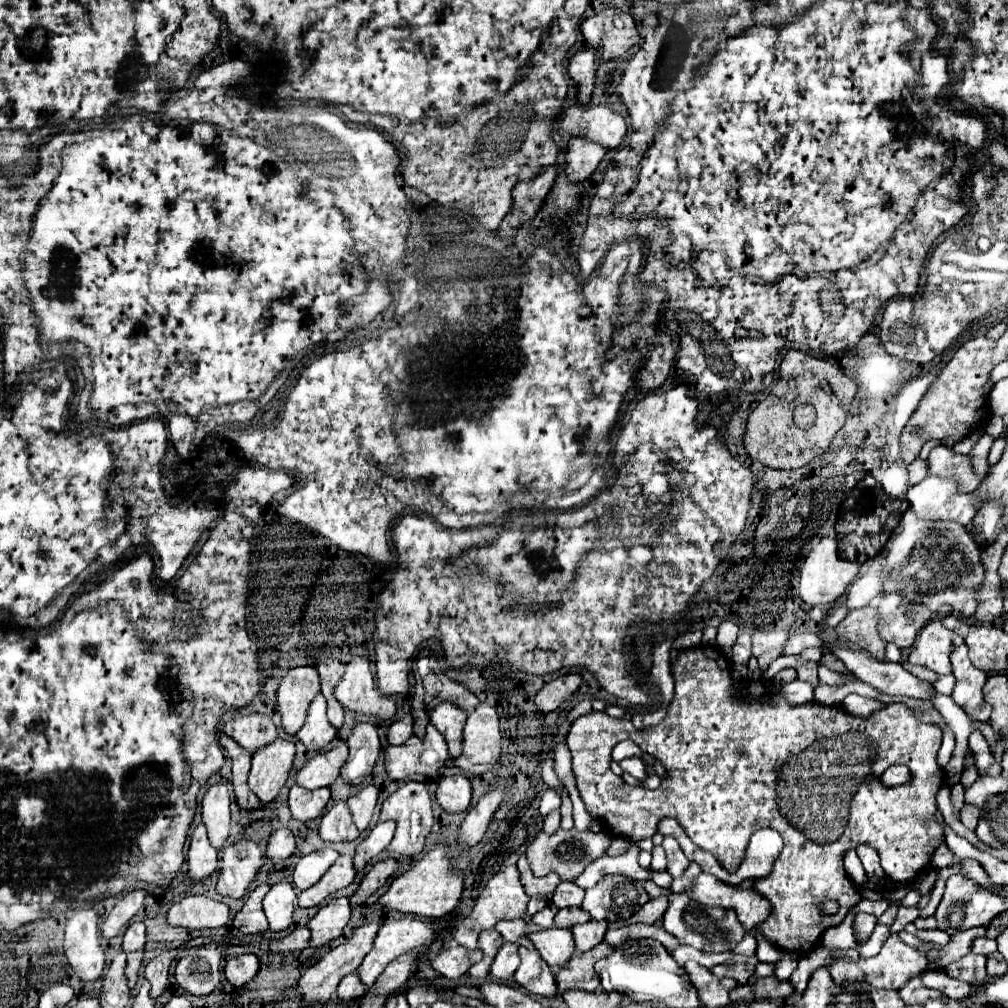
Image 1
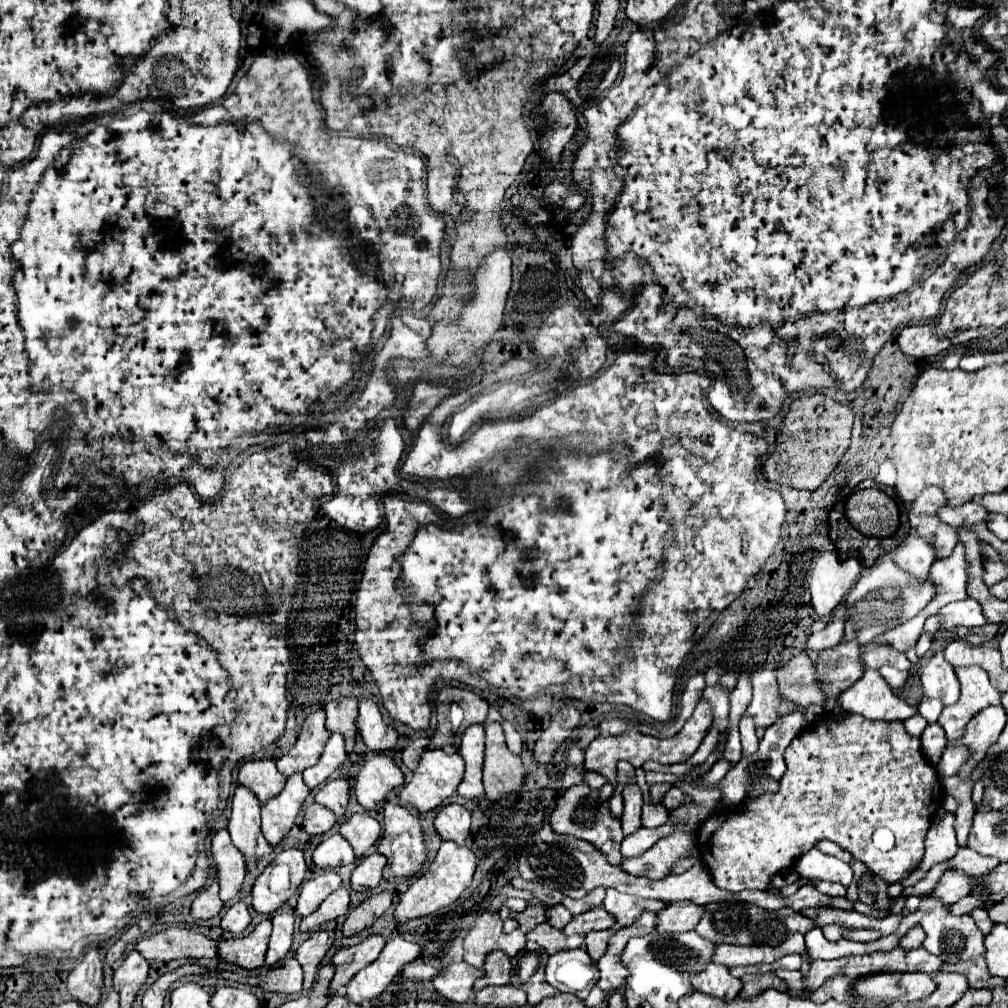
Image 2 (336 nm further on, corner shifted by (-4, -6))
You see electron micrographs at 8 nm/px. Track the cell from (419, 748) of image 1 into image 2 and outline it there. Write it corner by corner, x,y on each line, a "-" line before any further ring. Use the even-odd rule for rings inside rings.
425,750
417,770
413,772
411,782
401,788
399,798
403,802
409,802
419,812
435,810
457,790
459,780
463,780
463,772
465,772
465,762
459,754
445,754
443,750

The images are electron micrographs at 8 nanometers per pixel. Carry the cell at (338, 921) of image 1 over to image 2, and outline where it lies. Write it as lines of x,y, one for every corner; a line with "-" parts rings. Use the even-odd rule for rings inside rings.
321,930
321,932
313,932
309,940
305,940
297,952
295,952
295,958
297,962
301,964
303,968
303,988
309,990
315,976
317,976
317,968
319,968
319,962
323,960
323,956
327,954
327,950
331,948
335,936
333,936
333,930

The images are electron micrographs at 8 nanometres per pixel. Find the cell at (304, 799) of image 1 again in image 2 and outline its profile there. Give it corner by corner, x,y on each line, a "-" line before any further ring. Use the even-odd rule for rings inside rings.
313,802
305,808
303,826
305,826
307,834
325,834
335,826
335,822
337,822
335,814
317,802

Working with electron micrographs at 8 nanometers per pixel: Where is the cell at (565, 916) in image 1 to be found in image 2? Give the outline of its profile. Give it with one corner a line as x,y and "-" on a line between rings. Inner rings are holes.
593,908
589,912
583,912
579,916
573,916
571,922
565,926
565,934
571,936
571,934
589,934
593,930
607,930
607,928
613,928
615,926
615,916
609,914
605,908

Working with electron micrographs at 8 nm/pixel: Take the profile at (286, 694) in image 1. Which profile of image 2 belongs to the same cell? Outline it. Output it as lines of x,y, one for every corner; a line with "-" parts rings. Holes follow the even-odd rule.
319,708
305,718
297,744
289,750
289,754
285,754
283,758
277,760
277,770
283,776
303,772
305,768
313,766
319,760
327,740
329,740
329,736
327,736
327,728
325,728
325,712
323,712
323,708

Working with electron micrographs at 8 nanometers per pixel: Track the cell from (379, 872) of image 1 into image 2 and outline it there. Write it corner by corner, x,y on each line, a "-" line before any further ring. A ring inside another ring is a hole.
381,892
381,894
371,896
363,904
359,904
355,910
347,914
347,920
343,924
343,936
349,938
369,928
391,906
391,900
393,900
391,892

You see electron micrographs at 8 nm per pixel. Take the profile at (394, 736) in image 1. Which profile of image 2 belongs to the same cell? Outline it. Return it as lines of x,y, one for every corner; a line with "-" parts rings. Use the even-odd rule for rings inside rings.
417,738
413,740
405,750
403,750
403,764
409,768
409,770
415,770
417,764
419,764
419,758
421,754
427,750
429,746
429,738

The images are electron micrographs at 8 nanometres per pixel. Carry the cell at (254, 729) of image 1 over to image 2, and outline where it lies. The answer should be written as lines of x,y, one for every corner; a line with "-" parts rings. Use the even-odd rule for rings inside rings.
253,760
245,762
239,770
239,784
249,788
261,804
267,802
267,798
275,798
283,786
285,776
279,774
275,760

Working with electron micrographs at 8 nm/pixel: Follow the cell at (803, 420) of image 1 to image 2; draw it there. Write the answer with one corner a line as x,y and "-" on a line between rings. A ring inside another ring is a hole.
823,394
793,400
783,426
779,428
775,452
763,466
763,476
769,482
777,482
797,490
817,490
837,468
845,450
849,448
851,428
853,410
845,404
837,404

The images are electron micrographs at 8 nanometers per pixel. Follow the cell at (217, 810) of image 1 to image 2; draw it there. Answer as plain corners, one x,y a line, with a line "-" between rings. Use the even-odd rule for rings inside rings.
219,830
213,834
211,852
213,852
213,860
217,864
221,900
229,902
239,894
243,878
245,878
243,854
235,848
227,830

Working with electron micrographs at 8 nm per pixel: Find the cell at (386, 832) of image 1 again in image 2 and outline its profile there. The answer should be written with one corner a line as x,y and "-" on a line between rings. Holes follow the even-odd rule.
375,852
375,854
369,854
365,856
357,868
353,870
351,874
351,888
355,892
361,892
361,890
373,890
379,886
379,882
383,880
381,872
385,868
385,858
383,854

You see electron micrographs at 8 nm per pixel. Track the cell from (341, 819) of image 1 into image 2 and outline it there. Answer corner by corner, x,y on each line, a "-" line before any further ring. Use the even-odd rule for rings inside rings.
335,832
315,848
313,862
321,870
331,870
355,862
355,854
351,850
351,844
339,832

